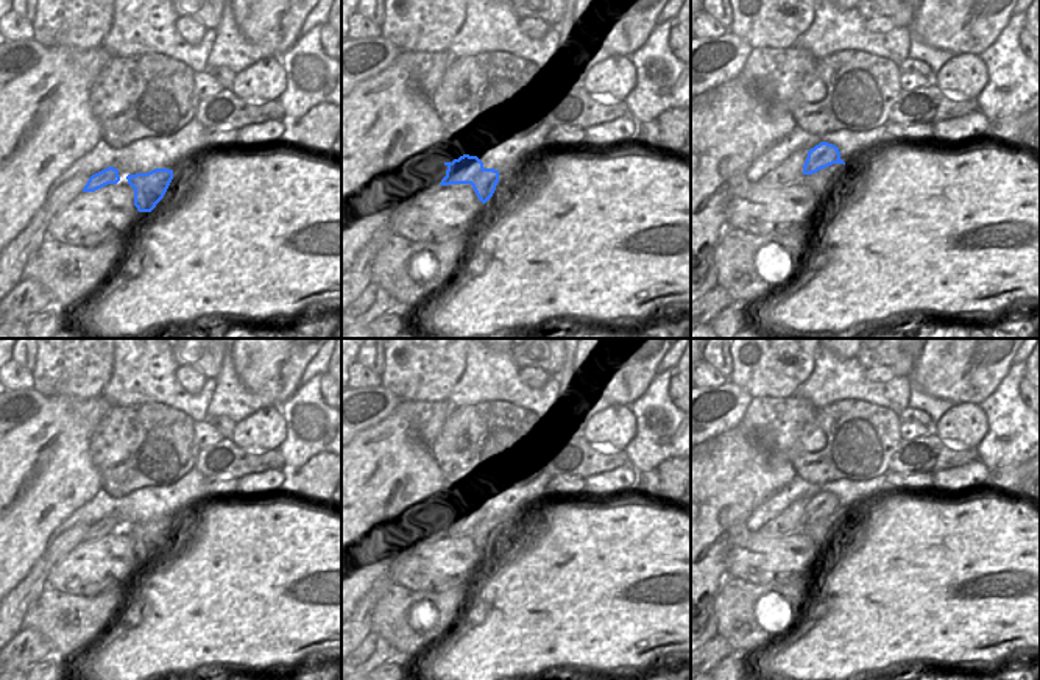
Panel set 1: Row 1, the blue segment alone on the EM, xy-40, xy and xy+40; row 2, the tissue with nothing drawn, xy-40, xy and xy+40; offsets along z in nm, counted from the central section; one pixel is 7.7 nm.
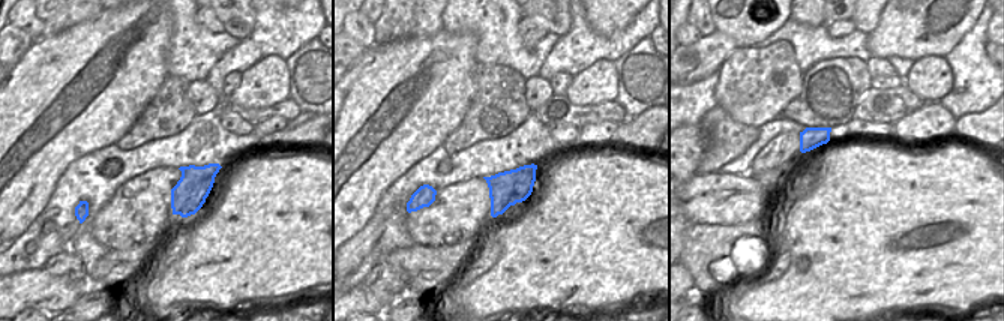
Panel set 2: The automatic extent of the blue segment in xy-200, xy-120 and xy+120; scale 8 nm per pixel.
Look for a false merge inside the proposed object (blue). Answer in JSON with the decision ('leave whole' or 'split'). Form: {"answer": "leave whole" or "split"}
{"answer": "split"}

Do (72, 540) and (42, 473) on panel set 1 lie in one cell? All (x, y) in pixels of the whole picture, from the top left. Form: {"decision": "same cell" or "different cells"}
{"decision": "different cells"}

